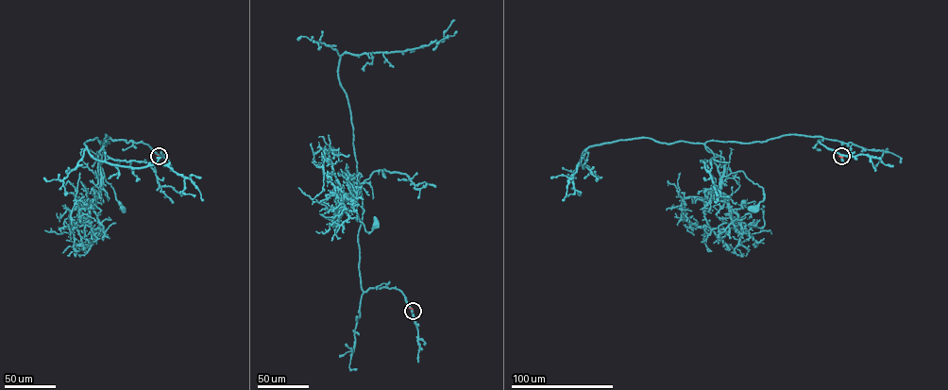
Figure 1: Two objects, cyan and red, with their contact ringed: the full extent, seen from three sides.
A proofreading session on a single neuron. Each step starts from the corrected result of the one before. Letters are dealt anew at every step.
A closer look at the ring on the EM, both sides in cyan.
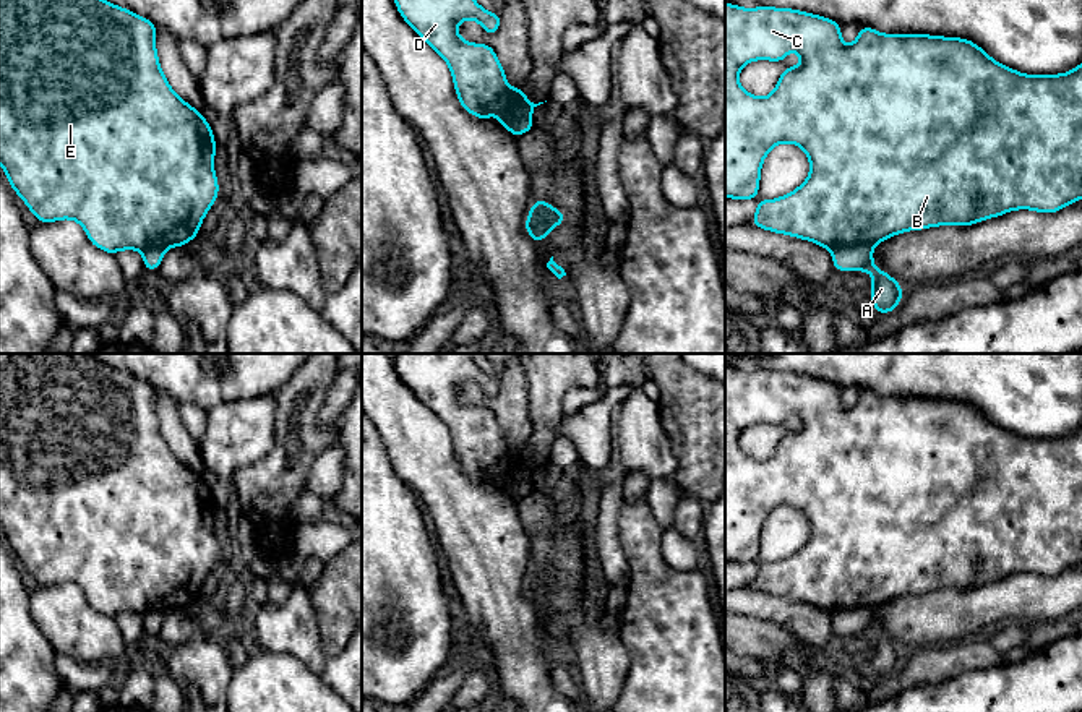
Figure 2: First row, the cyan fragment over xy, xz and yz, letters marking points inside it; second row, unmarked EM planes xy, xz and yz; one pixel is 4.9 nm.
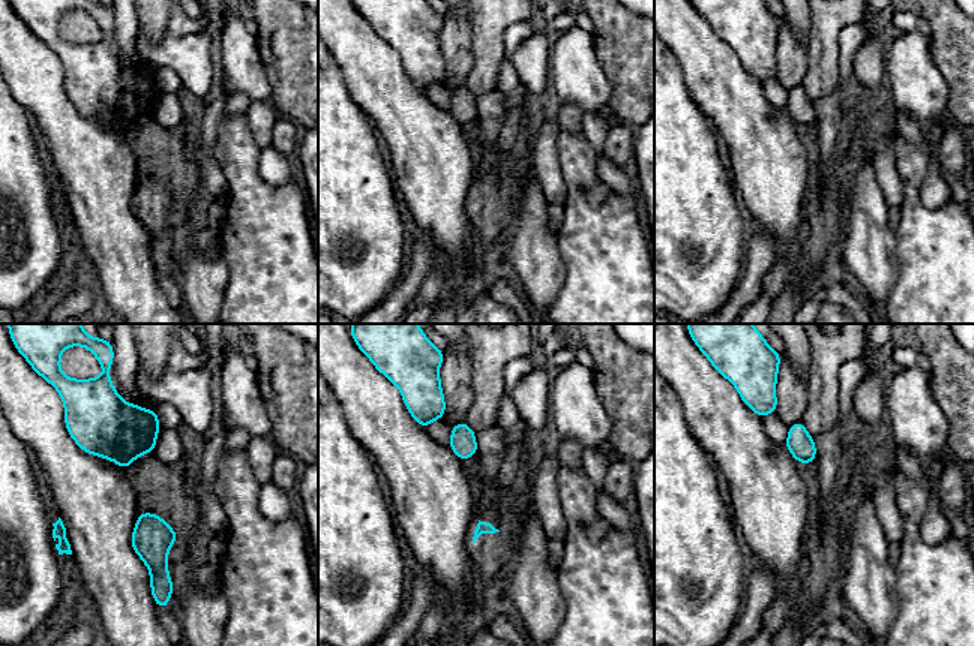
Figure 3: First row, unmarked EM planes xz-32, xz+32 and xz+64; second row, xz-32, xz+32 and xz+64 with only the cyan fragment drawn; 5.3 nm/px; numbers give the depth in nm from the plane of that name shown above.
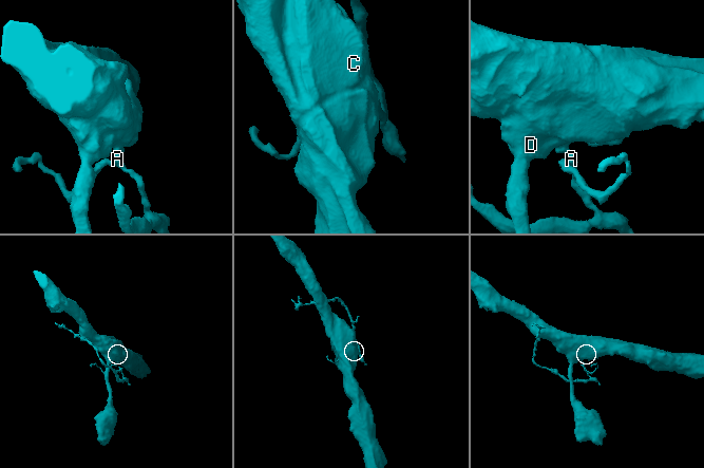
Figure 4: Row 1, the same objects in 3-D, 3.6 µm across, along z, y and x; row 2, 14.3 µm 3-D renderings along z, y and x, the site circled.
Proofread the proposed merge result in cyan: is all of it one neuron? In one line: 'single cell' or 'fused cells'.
fused cells

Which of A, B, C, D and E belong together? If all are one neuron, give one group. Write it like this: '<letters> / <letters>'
A / B C D E

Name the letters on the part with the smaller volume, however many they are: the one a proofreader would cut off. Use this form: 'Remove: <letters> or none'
Remove: A

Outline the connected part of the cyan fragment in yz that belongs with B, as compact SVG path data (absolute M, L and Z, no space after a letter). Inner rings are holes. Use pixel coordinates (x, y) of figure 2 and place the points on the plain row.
M725 365L725 561L732 561L732 563L753 561L753 563L756 563L758 555L759 555L762 525L764 525L767 516L780 506L793 506L793 508L800 509L806 516L806 519L809 522L809 529L811 529L808 542L798 551L795 551L793 555L790 555L788 558L784 558L780 561L759 564L756 577L749 584L749 589L759 590L764 594L771 594L774 597L784 597L784 598L796 600L801 603L809 603L819 610L829 611L832 615L837 610L852 610L857 607L868 607L873 610L873 608L878 608L878 607L881 607L891 600L895 600L897 597L907 595L907 594L923 594L923 592L930 592L930 590L938 590L938 589L965 590L965 589L978 587L978 585L991 582L991 581L1003 579L1003 577L1015 574L1015 573L1030 573L1030 574L1038 574L1043 577L1054 577L1054 576L1061 574L1063 571L1066 571L1067 568L1072 568L1077 563L1082 563L1082 427L1077 431L1061 436L1061 438L1024 438L1017 433L1012 433L1012 431L993 423L978 407L975 407L968 402L964 402L964 401L944 401L944 399L930 399L930 397L902 397L902 396L879 397L871 389L861 389L858 394L857 404L852 409L845 410L842 407L840 394L842 394L842 388L839 384L834 384L831 381L819 380L814 376L806 376L806 375L792 373L792 371L775 371L775 370L741 371L738 368ZM790 414L796 414L801 418L803 427L800 430L785 431L782 435L782 438L779 440L775 453L767 461L764 461L764 462L756 461L740 449L738 438L740 438L740 433L746 427L754 425L754 423L784 425L785 418Z

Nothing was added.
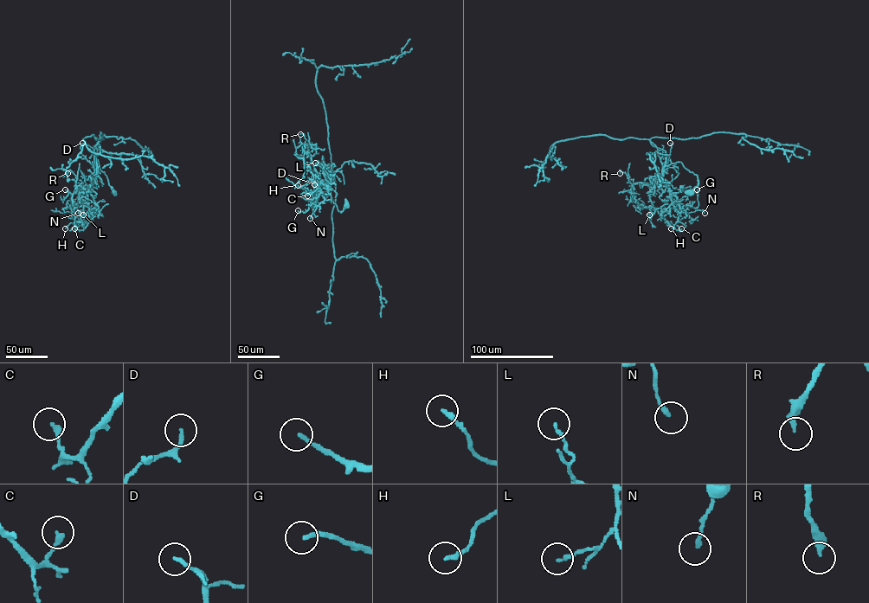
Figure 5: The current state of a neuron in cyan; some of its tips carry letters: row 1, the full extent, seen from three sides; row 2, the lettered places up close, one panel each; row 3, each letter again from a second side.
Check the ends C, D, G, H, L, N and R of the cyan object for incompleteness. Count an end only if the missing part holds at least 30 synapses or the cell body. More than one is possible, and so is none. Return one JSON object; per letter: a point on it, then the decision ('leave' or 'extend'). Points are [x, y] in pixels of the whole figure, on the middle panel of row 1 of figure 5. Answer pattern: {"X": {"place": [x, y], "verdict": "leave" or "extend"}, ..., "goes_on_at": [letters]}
{"C": {"place": [307, 195], "verdict": "leave"}, "D": {"place": [314, 184], "verdict": "leave"}, "G": {"place": [298, 210], "verdict": "leave"}, "H": {"place": [298, 185], "verdict": "leave"}, "L": {"place": [315, 163], "verdict": "leave"}, "N": {"place": [310, 218], "verdict": "leave"}, "R": {"place": [300, 134], "verdict": "leave"}, "goes_on_at": []}

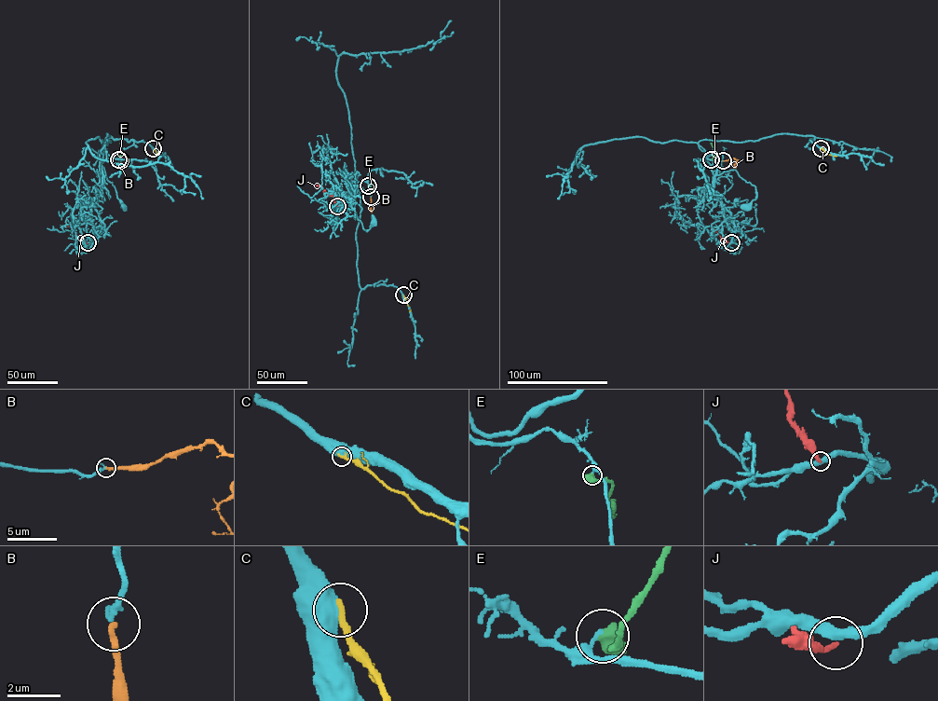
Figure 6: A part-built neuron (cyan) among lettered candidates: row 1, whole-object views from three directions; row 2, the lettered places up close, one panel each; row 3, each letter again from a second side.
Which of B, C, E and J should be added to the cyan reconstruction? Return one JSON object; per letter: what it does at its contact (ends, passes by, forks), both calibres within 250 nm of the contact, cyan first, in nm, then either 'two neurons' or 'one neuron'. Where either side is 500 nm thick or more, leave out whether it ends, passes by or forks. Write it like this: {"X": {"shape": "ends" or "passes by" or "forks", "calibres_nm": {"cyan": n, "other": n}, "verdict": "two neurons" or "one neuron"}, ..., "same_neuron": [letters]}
{"B": {"shape": "ends", "calibres_nm": {"cyan": 240, "other": 240}, "verdict": "one neuron"}, "C": {"calibres_nm": {"cyan": 800, "other": 280}, "verdict": "two neurons"}, "E": {"calibres_nm": {"cyan": 190, "other": 700}, "verdict": "two neurons"}, "J": {"shape": "ends", "calibres_nm": {"cyan": 400, "other": 200}, "verdict": "two neurons"}, "same_neuron": ["B"]}

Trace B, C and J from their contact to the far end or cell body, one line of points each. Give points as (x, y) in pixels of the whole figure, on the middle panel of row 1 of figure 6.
B: (371, 197), (370, 208)
C: (403, 295), (409, 310)
J: (337, 206), (333, 197), (317, 185)

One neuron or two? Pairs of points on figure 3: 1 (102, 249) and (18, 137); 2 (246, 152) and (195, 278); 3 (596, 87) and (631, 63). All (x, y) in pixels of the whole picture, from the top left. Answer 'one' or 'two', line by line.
1: two
2: two
3: two

